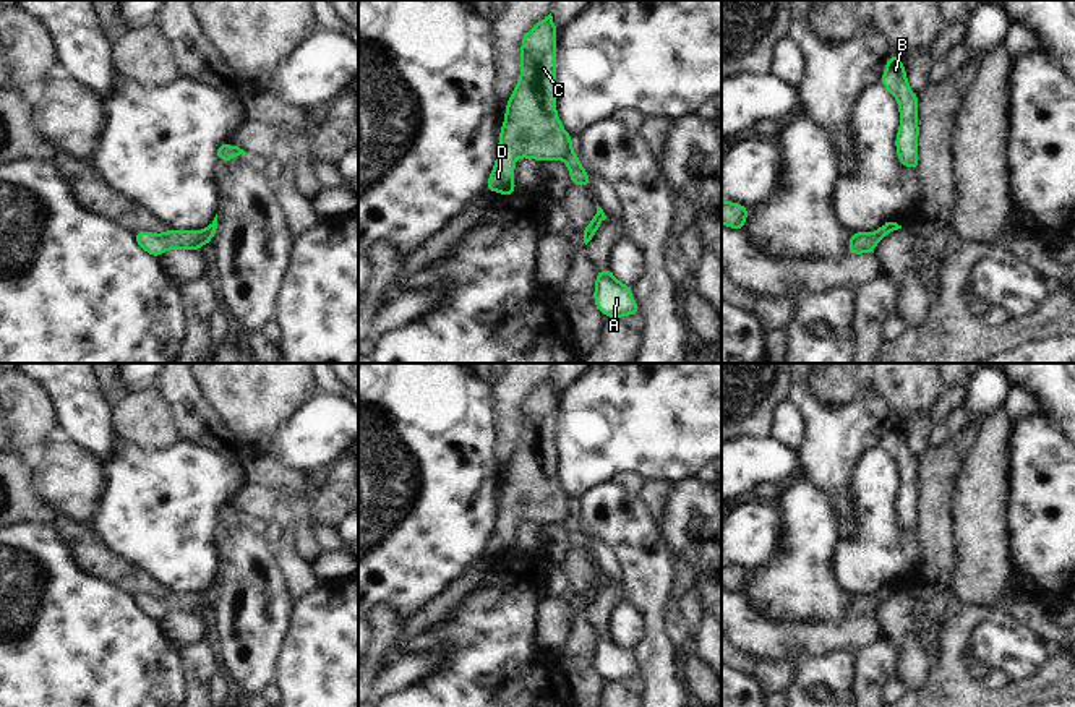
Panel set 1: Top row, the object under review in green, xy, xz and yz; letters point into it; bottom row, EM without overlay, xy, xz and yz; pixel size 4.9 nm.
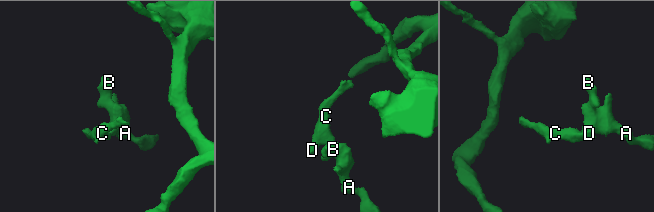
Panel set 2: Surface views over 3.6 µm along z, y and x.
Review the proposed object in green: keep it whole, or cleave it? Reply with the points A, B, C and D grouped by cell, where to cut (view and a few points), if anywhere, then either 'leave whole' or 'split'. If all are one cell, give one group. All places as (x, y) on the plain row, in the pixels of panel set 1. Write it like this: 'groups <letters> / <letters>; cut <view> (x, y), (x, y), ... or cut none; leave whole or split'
groups A B / C D; cut xy (198, 594), (206, 605); split

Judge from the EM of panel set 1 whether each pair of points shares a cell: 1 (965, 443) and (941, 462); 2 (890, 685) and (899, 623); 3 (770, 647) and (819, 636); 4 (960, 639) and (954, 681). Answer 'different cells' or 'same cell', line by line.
1: different cells
2: different cells
3: same cell
4: same cell

